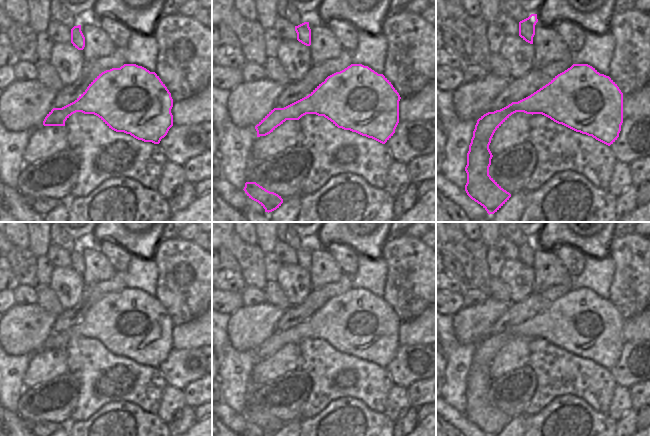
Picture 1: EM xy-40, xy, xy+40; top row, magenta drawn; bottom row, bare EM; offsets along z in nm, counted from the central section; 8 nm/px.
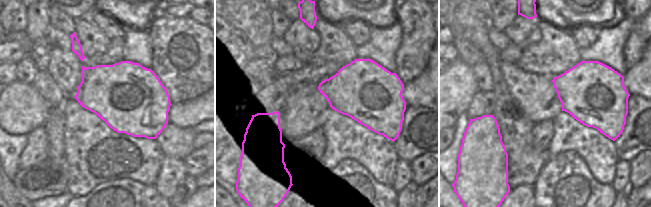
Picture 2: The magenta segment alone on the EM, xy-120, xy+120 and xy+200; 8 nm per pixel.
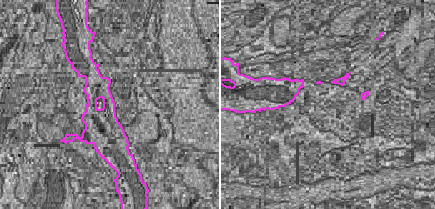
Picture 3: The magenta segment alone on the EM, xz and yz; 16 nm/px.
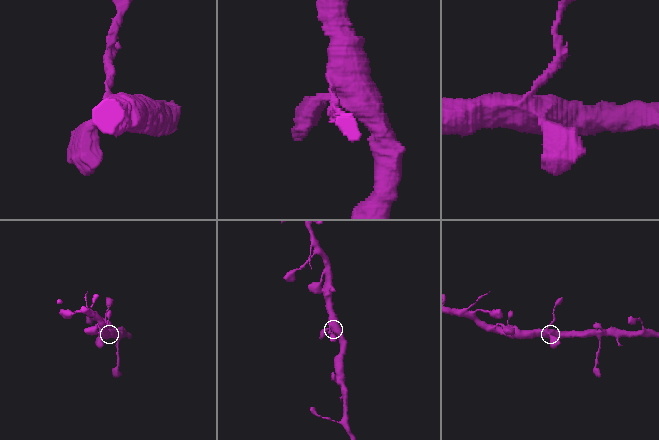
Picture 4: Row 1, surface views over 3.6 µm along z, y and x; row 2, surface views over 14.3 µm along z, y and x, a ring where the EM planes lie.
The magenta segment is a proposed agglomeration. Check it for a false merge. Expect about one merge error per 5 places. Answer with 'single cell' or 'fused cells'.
single cell

